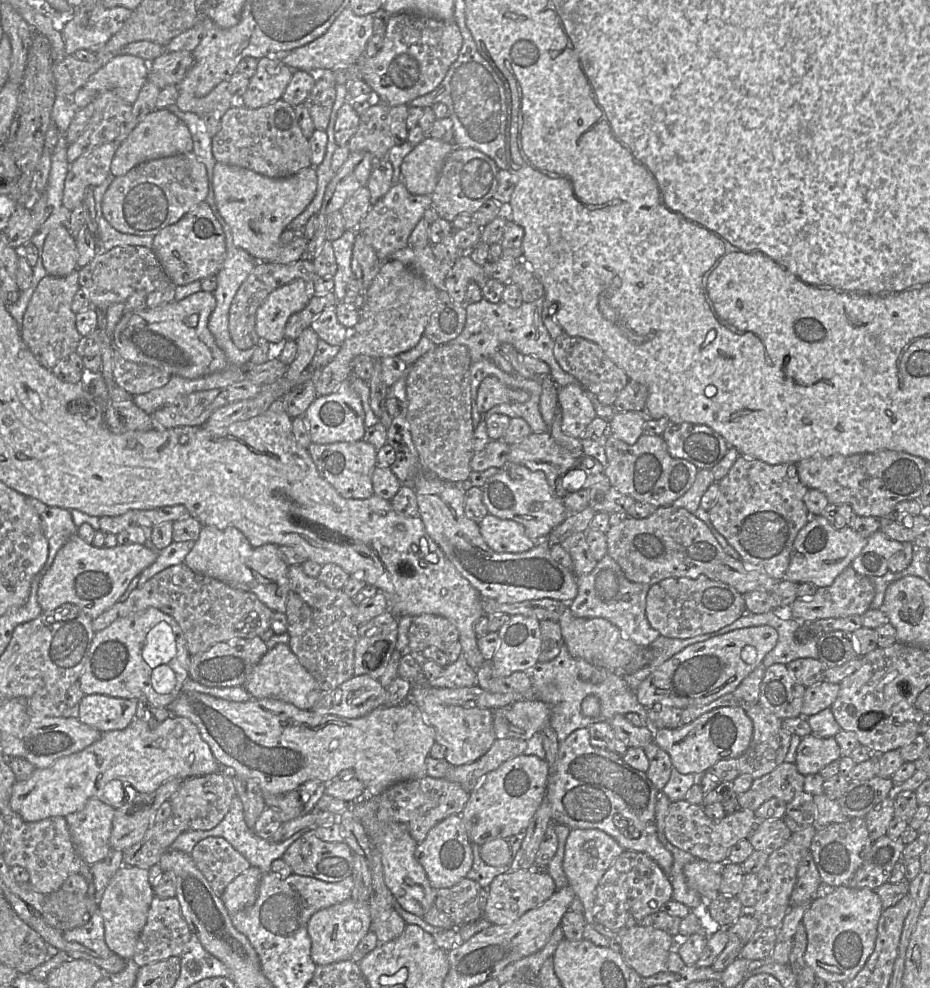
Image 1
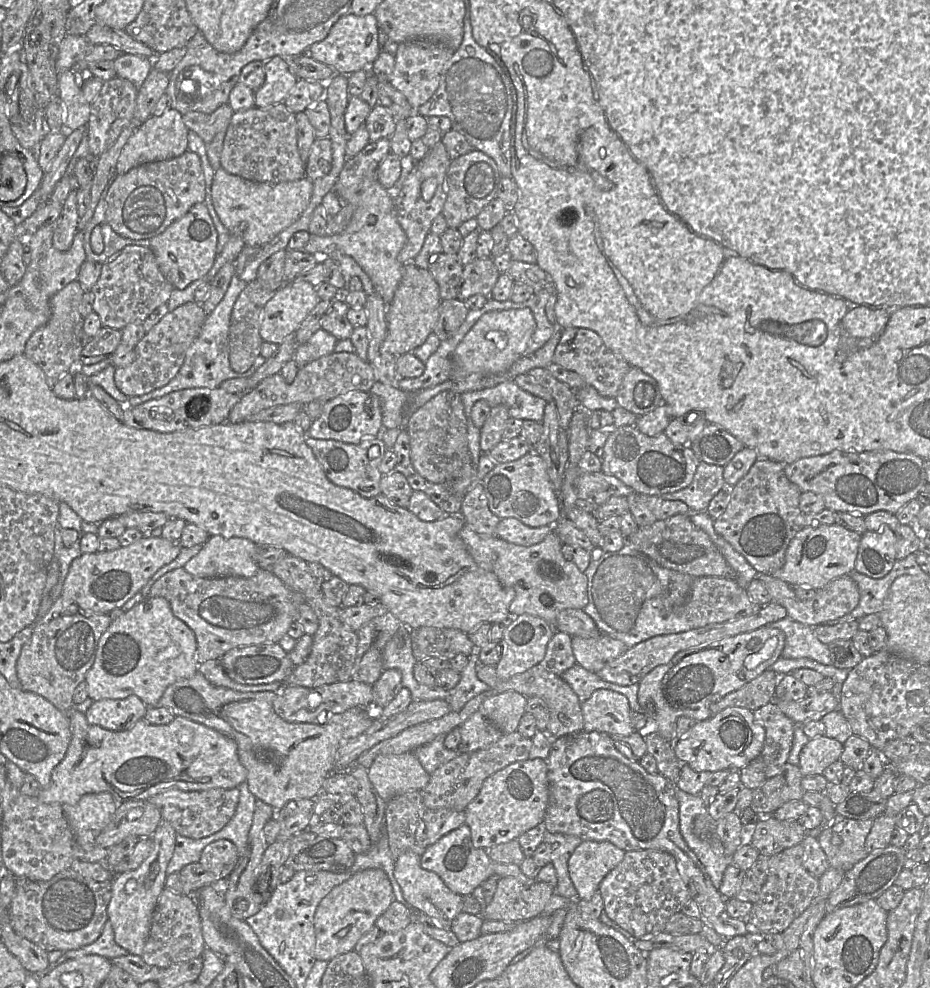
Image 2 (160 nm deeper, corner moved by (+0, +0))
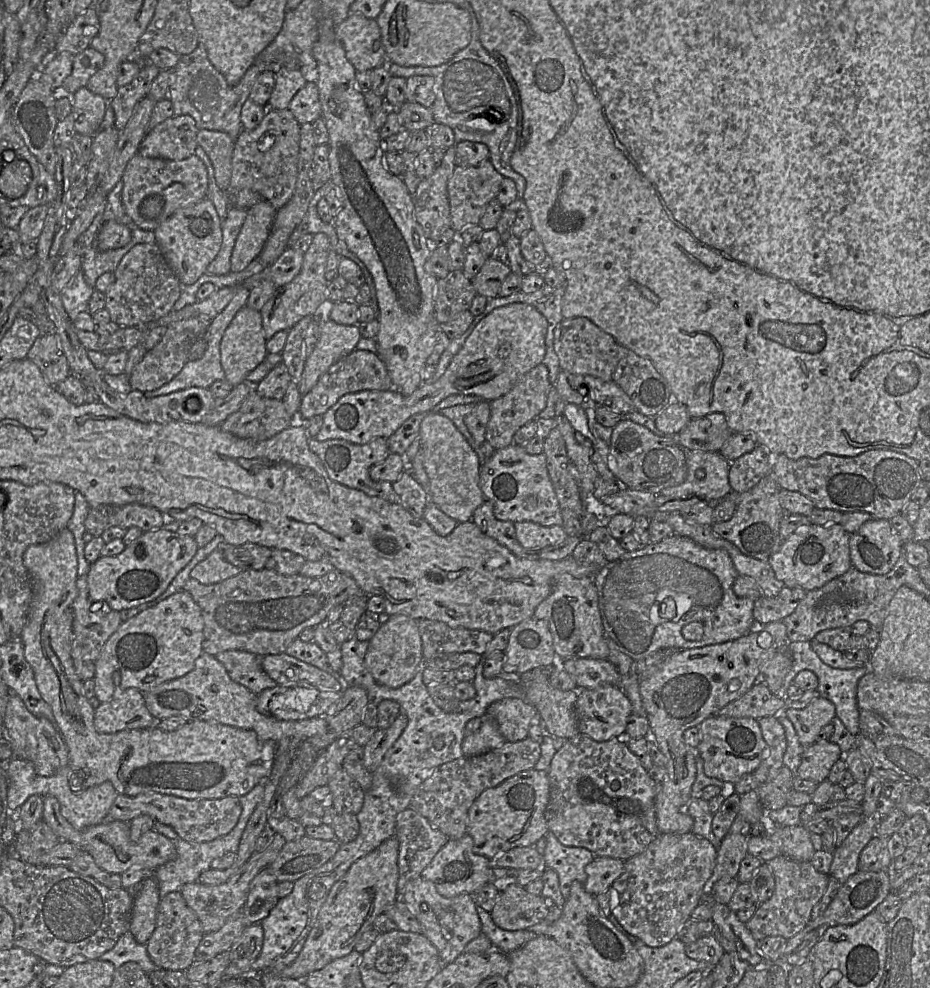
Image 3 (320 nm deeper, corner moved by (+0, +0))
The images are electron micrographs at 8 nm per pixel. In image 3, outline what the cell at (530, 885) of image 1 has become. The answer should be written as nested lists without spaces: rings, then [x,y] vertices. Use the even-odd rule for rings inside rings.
[[[510,885],[500,893],[490,914],[498,927],[518,931],[544,921],[548,910],[541,895],[533,895],[524,887]]]

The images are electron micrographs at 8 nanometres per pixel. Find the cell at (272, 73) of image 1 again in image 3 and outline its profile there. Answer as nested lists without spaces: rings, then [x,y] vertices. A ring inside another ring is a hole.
[[[275,70],[275,86],[267,106],[273,110],[287,109],[295,94],[307,83],[300,70]]]

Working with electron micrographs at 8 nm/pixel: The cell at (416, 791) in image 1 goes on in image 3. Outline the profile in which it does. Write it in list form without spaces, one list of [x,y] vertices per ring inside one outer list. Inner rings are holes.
[[[411,807],[397,815],[395,836],[399,841],[397,901],[403,901],[406,884],[421,875],[450,839]]]

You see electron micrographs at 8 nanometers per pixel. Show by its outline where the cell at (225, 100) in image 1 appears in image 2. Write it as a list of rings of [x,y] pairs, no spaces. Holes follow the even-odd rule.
[[[227,103],[210,114],[191,111],[182,117],[186,128],[195,132],[204,141],[206,153],[214,171],[221,168],[224,138],[233,113]]]

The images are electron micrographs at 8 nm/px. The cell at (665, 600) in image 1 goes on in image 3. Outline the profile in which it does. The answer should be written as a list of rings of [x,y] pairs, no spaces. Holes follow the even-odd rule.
[[[785,586],[775,597],[760,597],[755,600],[753,608],[756,625],[765,626],[775,621],[783,621],[796,610],[806,595],[807,591],[802,588]]]

